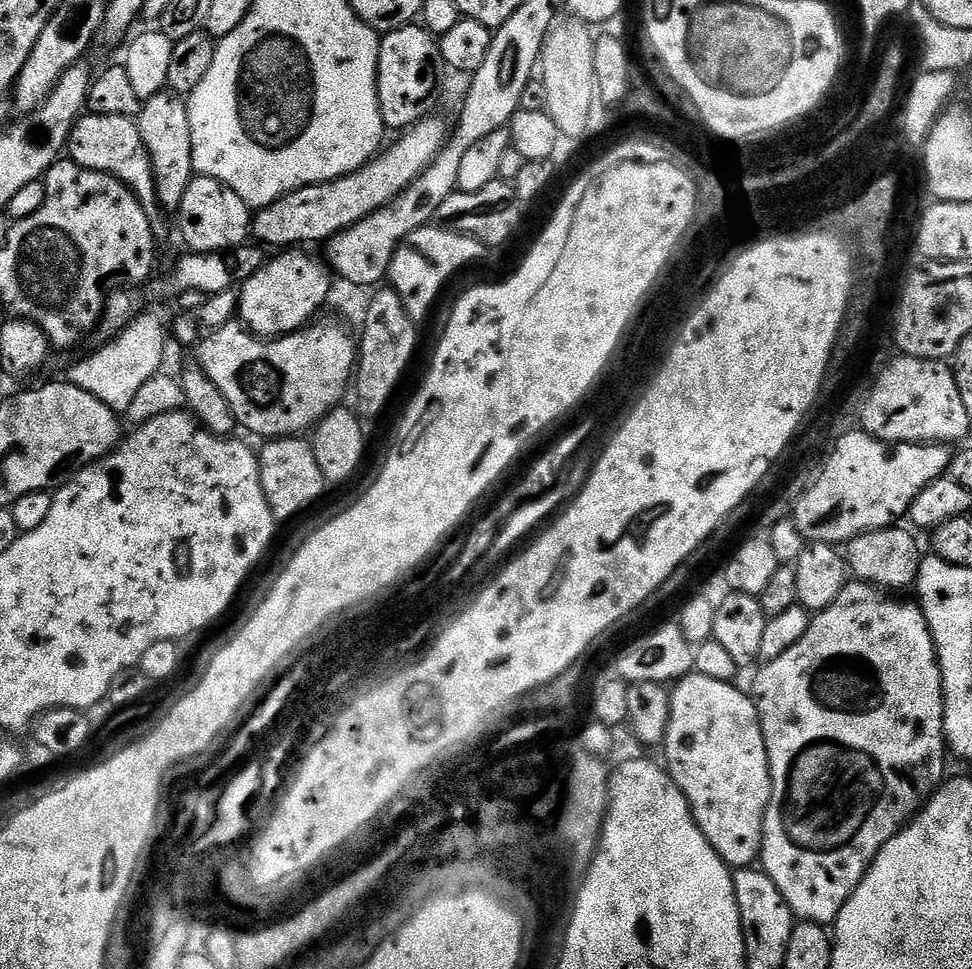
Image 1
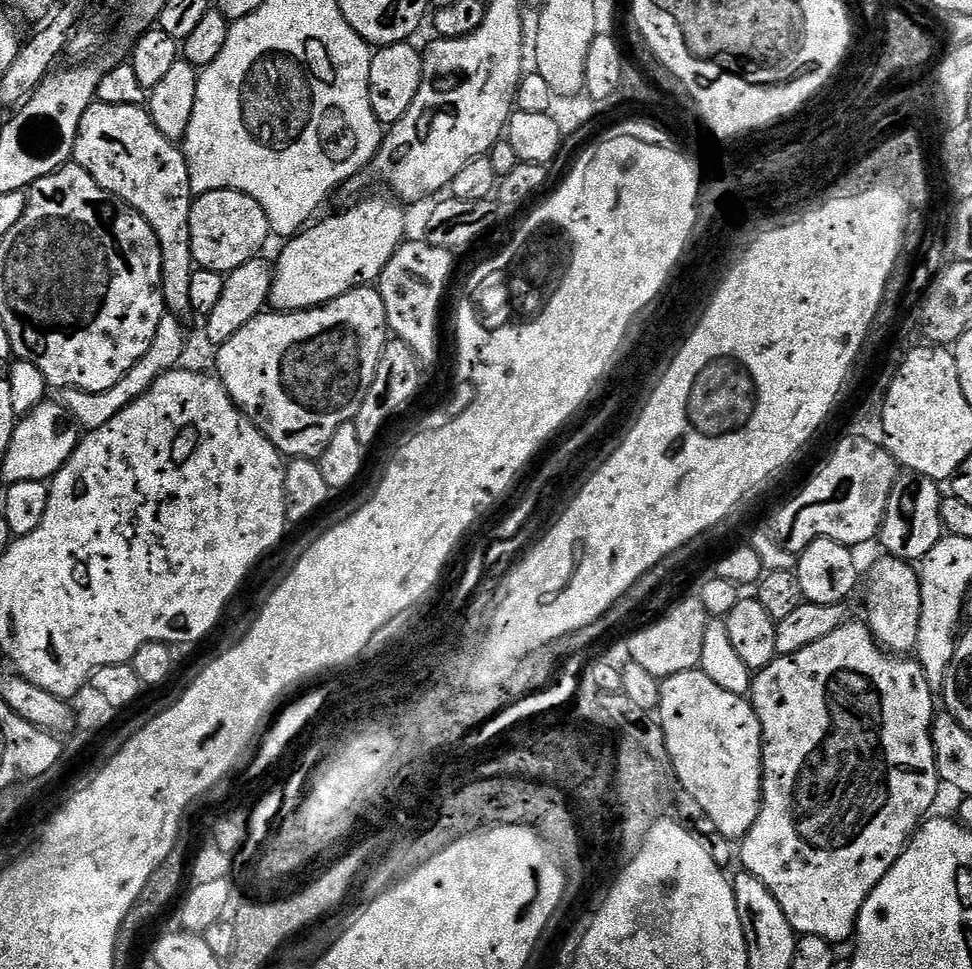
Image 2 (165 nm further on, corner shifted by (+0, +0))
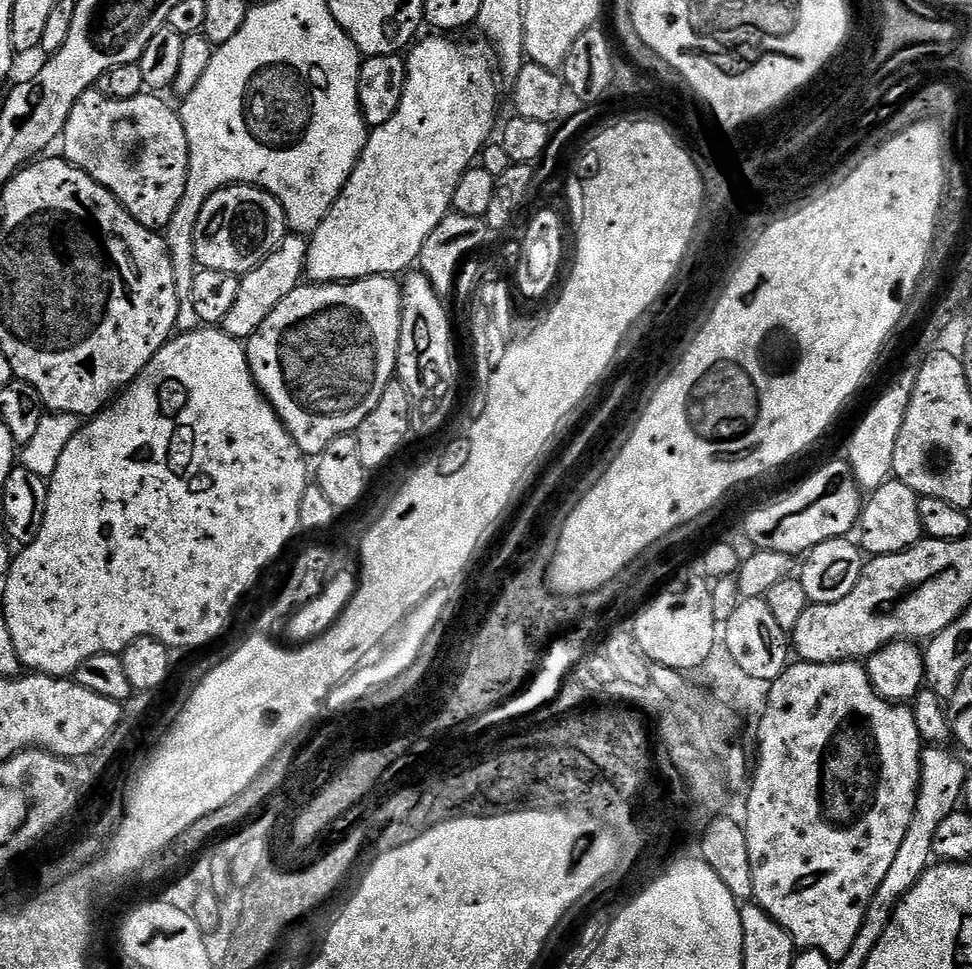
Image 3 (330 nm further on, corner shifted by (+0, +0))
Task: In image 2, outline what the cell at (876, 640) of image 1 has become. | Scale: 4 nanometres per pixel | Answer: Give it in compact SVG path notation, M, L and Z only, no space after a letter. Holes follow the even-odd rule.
M849 619L847 622L838 626L838 630L833 630L832 633L826 634L826 638L818 638L818 642L810 642L810 646L806 646L802 650L798 650L798 654L786 654L785 656L777 656L775 660L770 662L770 666L759 669L752 677L750 699L752 708L756 712L756 717L760 723L760 735L762 737L762 747L764 749L764 790L760 801L760 813L754 822L754 826L746 835L739 841L738 844L738 860L741 860L743 871L754 874L754 878L758 878L758 882L762 882L767 888L772 891L774 898L778 898L778 906L782 906L782 910L786 914L786 918L790 922L790 926L800 936L817 936L823 940L831 940L839 942L839 940L853 939L856 931L856 923L860 917L862 906L866 902L866 898L870 898L870 894L874 890L874 886L878 886L878 882L882 882L882 878L886 878L886 874L894 866L894 862L899 856L904 853L908 847L909 840L912 839L914 833L919 829L922 821L929 815L928 812L936 804L936 795L942 789L942 781L940 779L940 771L938 770L938 762L936 761L936 751L934 750L934 742L932 741L932 722L938 712L938 700L932 697L933 681L924 673L924 667L920 665L919 660L909 658L907 655L889 654L881 647L879 641L872 636L871 630L867 623Z

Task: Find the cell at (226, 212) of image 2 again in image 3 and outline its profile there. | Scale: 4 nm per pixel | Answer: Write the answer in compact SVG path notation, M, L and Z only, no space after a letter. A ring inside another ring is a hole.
M230 184L220 188L202 206L194 226L194 254L200 268L226 270L240 276L254 270L271 252L277 251L289 235L283 206L268 192L251 184Z

